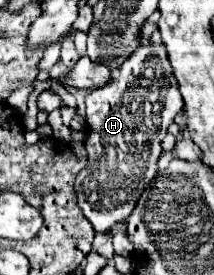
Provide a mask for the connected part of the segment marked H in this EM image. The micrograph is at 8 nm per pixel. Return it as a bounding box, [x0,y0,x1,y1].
[74,43,182,233]

